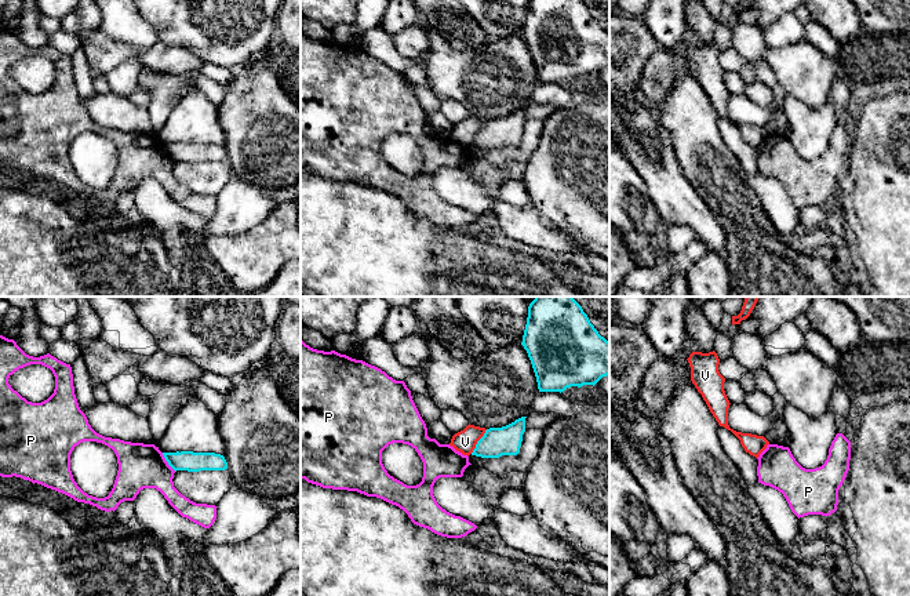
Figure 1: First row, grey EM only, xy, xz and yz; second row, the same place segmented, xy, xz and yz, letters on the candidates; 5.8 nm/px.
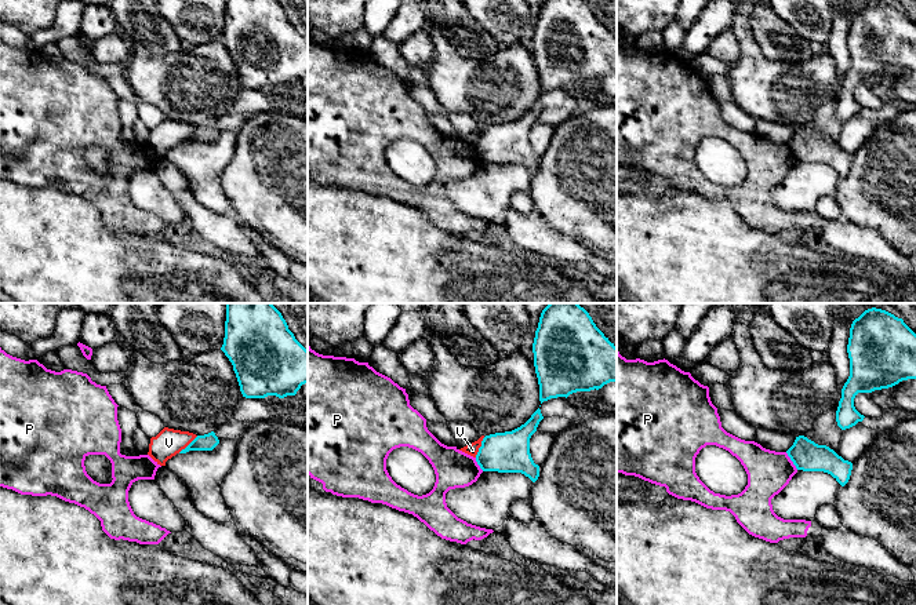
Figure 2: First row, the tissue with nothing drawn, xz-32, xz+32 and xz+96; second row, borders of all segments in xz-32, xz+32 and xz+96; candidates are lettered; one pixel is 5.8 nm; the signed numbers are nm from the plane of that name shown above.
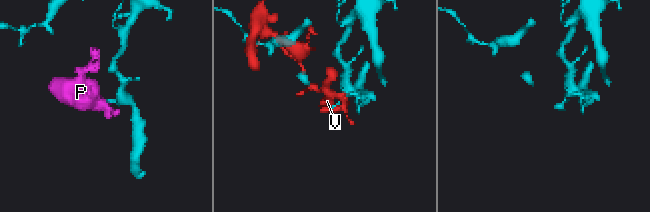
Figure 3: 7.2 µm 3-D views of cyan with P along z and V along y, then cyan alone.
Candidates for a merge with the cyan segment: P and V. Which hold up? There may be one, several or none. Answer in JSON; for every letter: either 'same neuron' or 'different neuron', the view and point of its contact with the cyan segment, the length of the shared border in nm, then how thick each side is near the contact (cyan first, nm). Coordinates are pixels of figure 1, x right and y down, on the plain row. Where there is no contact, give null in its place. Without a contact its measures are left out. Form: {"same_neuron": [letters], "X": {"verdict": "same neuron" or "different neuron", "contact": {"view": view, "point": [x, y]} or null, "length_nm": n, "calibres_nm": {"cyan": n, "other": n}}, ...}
{"same_neuron": [], "P": {"verdict": "different neuron", "contact": {"view": "xy", "point": [167, 152]}, "length_nm": 140, "calibres_nm": {"cyan": 120, "other": 260}}, "V": {"verdict": "different neuron", "contact": {"view": "xz", "point": [477, 133]}, "length_nm": 170, "calibres_nm": {"cyan": 170, "other": 130}}}

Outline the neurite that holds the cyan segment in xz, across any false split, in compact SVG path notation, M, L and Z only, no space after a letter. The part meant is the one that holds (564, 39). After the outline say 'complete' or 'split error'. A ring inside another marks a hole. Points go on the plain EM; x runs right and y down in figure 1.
M528 0L521 36L531 51L539 83L561 84L571 77L594 77L609 66L609 33L598 25L583 0Z; complete

